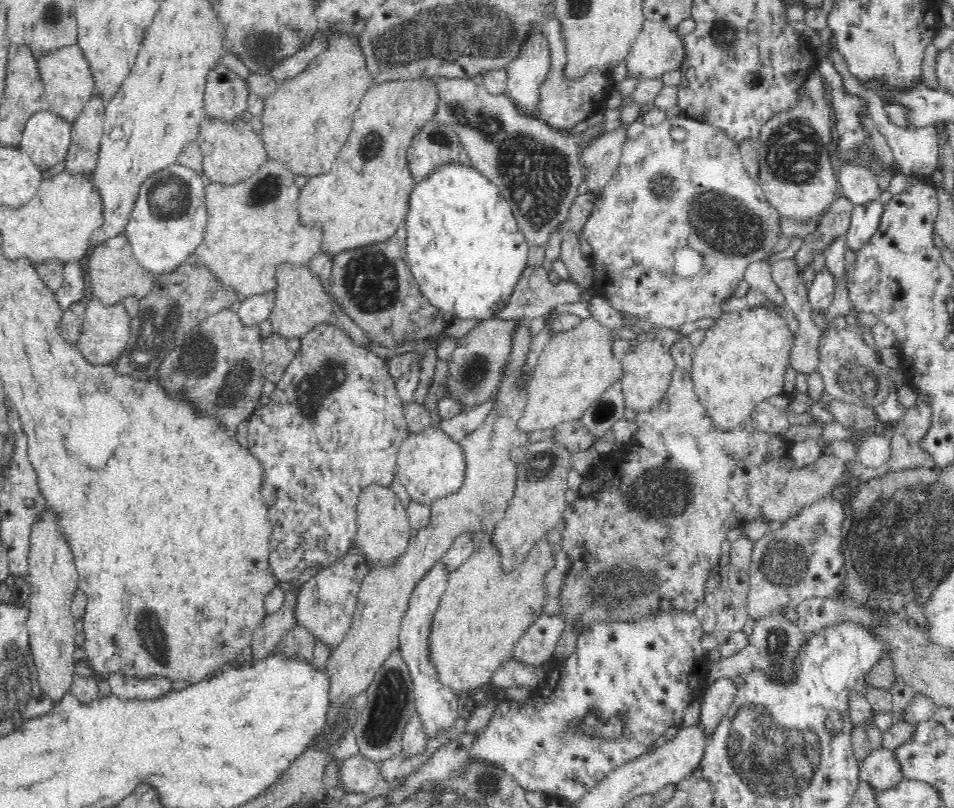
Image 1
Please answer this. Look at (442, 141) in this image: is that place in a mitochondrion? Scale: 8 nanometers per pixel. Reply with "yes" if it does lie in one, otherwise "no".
yes

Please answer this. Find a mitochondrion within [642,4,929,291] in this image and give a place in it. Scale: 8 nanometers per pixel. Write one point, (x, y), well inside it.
(729, 228)

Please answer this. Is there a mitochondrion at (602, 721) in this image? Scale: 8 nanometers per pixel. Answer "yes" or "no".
yes

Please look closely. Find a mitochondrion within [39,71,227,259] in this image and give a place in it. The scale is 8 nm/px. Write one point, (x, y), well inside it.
(170, 199)

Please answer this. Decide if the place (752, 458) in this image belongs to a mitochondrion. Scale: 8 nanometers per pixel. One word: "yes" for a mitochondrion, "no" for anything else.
no

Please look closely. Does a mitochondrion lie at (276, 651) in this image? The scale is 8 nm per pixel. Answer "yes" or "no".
no

